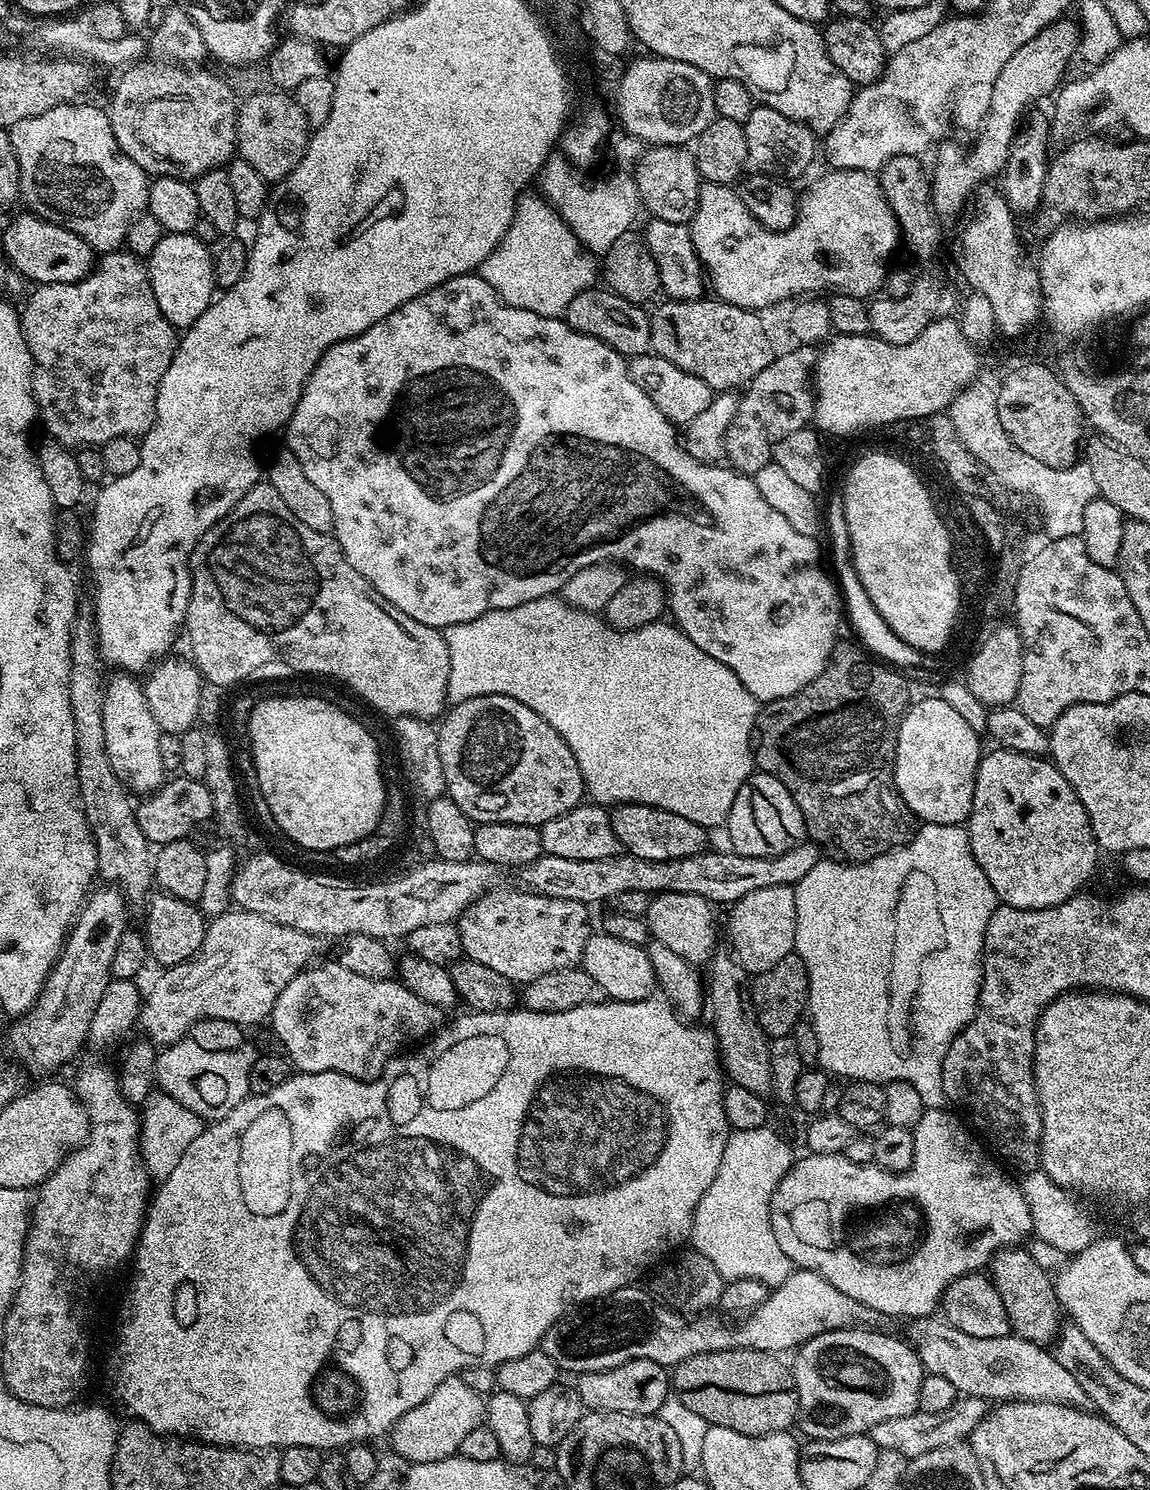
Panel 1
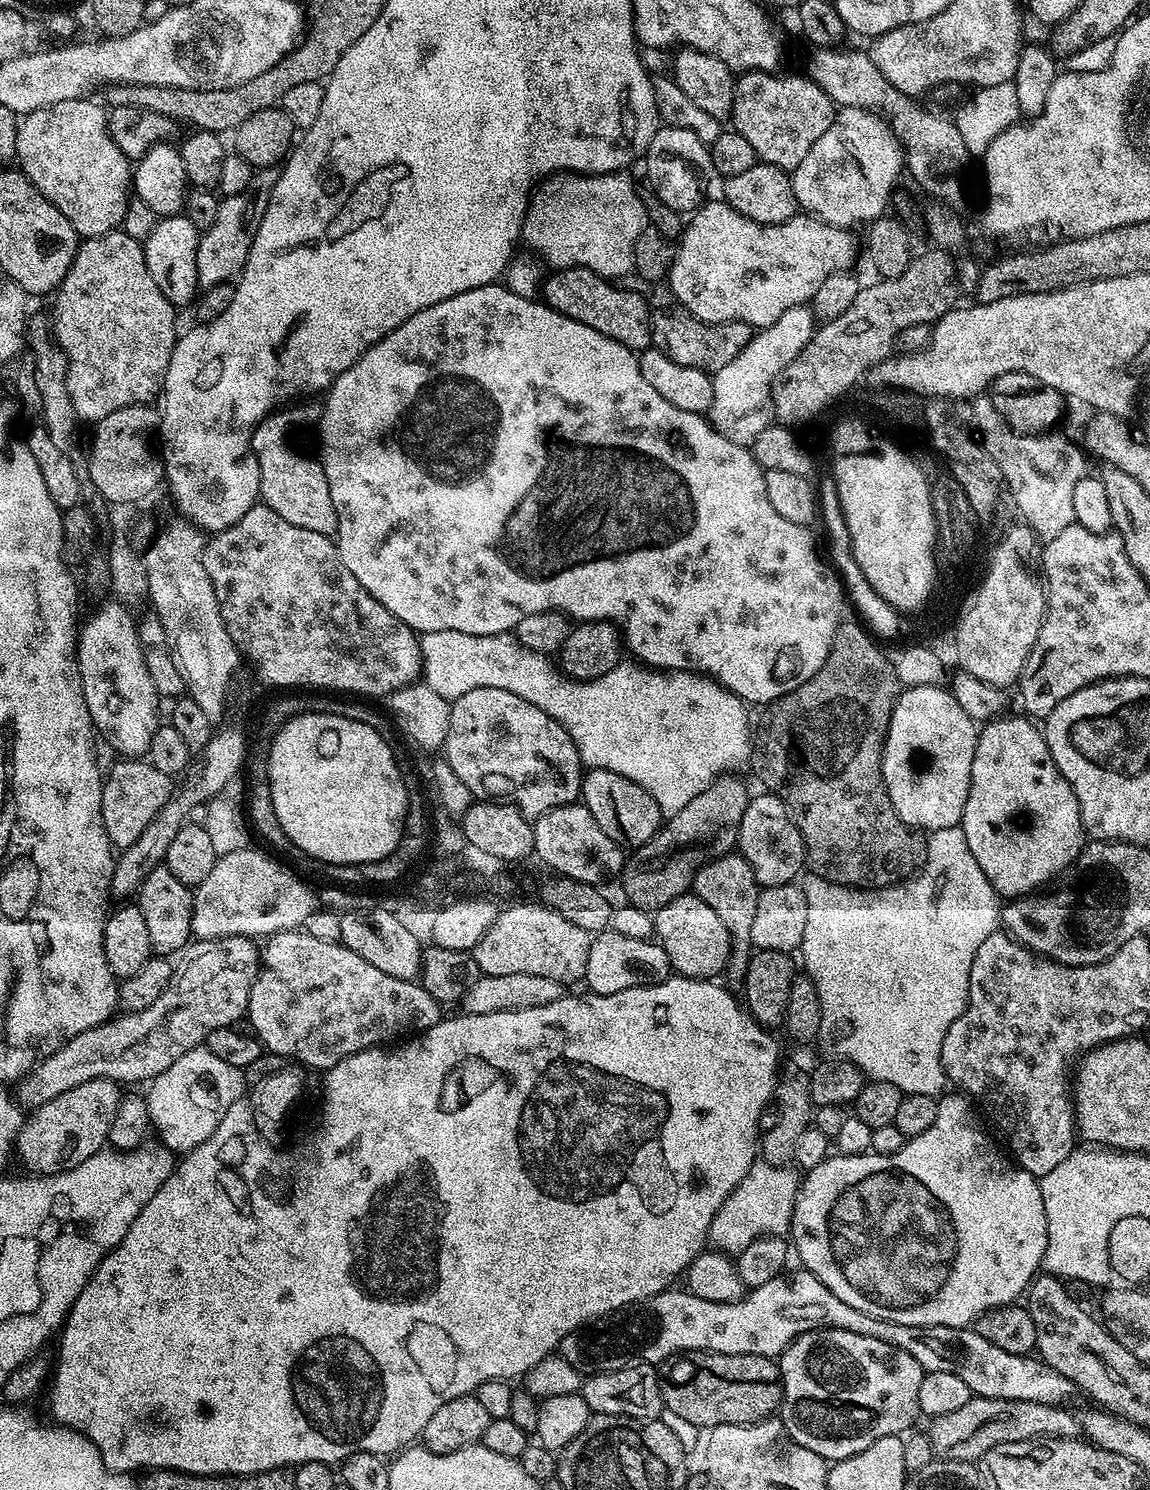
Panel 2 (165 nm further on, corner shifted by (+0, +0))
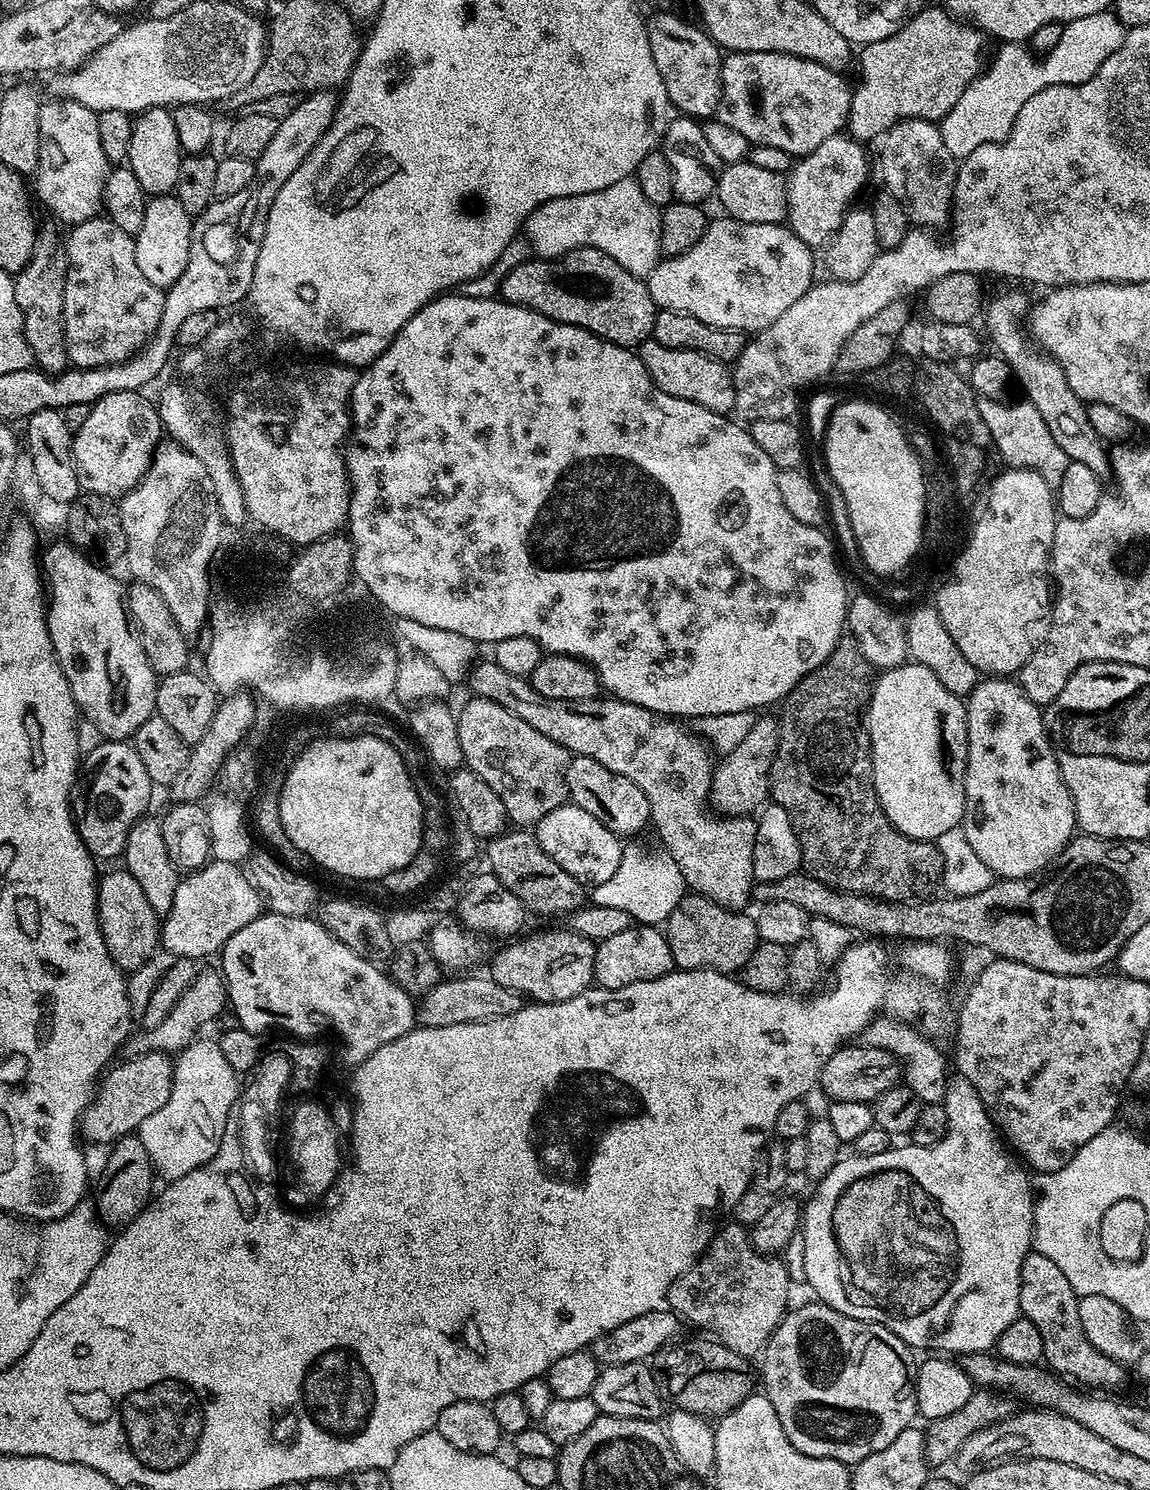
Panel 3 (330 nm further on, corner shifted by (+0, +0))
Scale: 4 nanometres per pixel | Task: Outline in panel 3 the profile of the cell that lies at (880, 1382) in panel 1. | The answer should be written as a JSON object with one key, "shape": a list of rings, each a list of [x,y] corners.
{"shape":[[[813,1302],[801,1308],[793,1307],[785,1315],[764,1347],[763,1395],[774,1406],[786,1438],[802,1454],[814,1458],[837,1460],[849,1466],[862,1458],[890,1446],[902,1430],[917,1419],[916,1369],[918,1360],[913,1349],[898,1338],[885,1324],[871,1324],[842,1314],[836,1308]]]}

